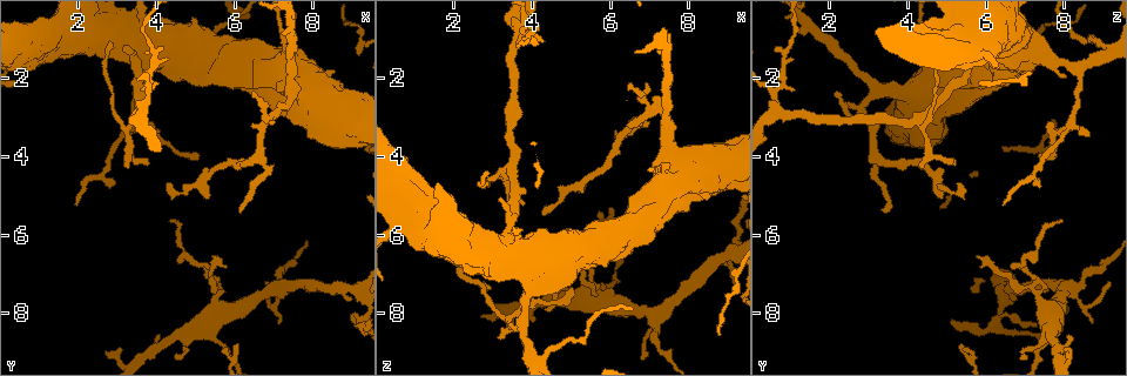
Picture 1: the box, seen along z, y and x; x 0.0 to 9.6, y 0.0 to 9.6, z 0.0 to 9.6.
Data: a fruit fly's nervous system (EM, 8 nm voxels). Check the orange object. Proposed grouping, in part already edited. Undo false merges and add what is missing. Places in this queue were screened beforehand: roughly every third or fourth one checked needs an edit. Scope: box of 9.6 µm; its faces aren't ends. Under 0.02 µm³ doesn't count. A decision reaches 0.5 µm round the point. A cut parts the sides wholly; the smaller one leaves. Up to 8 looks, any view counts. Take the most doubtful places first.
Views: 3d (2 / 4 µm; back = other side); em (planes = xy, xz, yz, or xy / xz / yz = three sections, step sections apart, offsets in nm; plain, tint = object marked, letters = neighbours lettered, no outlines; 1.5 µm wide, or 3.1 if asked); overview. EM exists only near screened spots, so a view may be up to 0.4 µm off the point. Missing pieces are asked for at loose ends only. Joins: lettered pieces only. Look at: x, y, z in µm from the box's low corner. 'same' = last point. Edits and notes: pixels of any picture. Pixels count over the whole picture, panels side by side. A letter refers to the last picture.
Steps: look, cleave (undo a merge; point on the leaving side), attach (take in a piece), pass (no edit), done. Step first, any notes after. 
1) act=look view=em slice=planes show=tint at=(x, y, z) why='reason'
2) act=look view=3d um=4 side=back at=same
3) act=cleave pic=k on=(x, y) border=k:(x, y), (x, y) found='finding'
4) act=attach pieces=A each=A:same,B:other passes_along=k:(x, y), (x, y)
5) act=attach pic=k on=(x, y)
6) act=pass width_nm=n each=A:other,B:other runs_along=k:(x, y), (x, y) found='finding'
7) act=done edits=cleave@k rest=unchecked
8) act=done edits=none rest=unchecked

act=look view=em slice=planes show=letters at=(7.30, 1.25, 4.45)

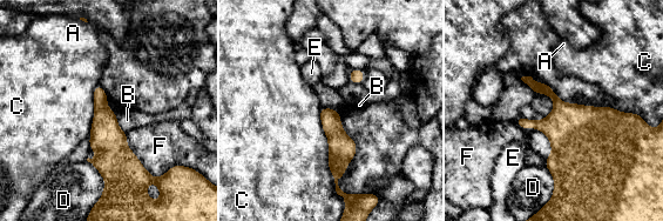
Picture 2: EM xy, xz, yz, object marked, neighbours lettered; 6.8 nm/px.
act=pass width_nm=130 each=A:other,B:other,C:other,D:other,E:other,F:other border=2:(115, 113), (117, 126), (126, 132) found='all the same cell'

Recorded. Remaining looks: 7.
act=look view=em um=3.1 slice=xz step=8 show=letters at=(6.45, 2.35, 2.10) why='free end'

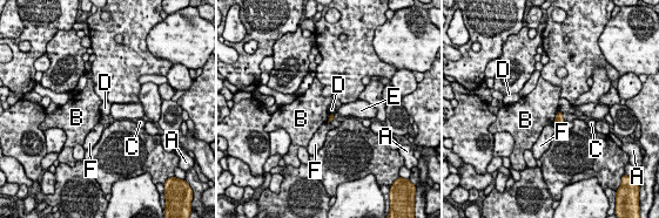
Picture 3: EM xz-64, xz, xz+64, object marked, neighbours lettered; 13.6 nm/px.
act=look view=em um=3.1 slice=planes show=letters at=same why='another direction'

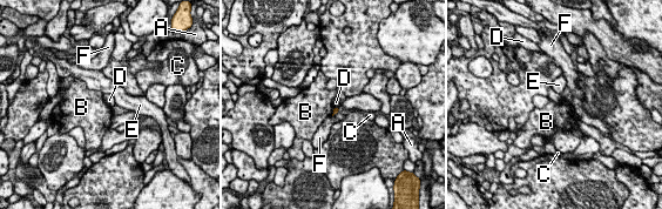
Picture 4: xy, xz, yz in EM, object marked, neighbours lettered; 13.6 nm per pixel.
act=pass each=A:other,B:other,C:other,D:other,E:other,F:other border=4:(335, 106), (338, 107) found='none of them fits'

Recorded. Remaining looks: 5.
act=look view=em slice=planes show=letters at=(3.10, 3.50, 8.60) why='tapers out'

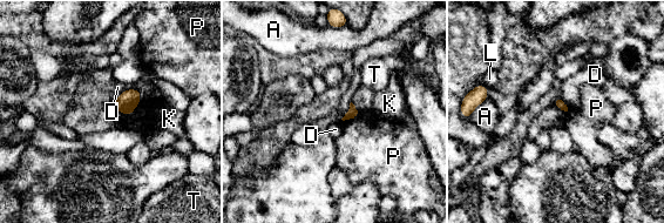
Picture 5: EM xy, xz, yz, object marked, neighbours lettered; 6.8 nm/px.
act=pass longest_contact=D:200nm each=A:other,D:other,K:other,L:other,P:other,T:other found='none of them fits'

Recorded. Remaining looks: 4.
act=done edits=none rest=unchecked

